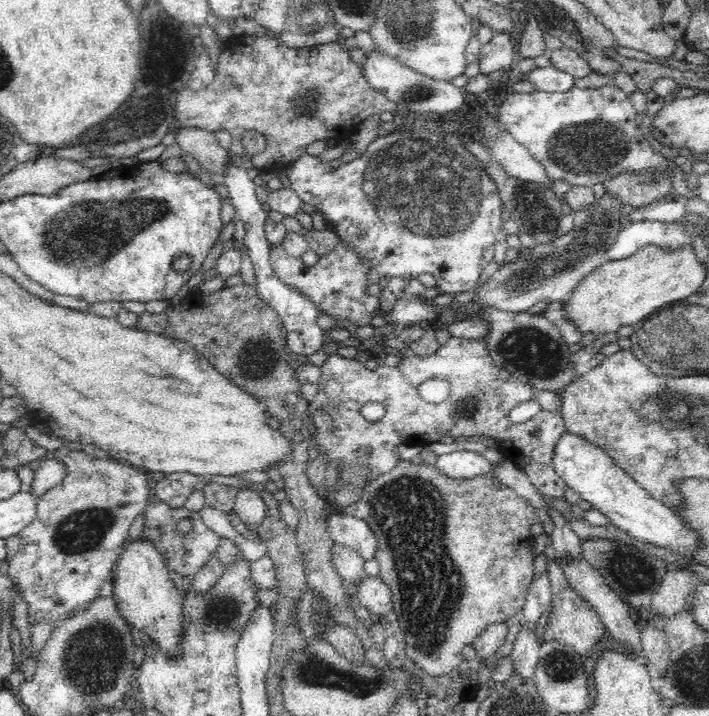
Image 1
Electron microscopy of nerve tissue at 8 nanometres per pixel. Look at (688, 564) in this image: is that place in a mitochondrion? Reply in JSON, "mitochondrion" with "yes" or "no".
{"mitochondrion":"no"}

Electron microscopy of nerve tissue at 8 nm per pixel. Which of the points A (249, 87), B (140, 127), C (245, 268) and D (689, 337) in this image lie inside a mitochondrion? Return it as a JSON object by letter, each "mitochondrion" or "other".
{"A":"other","B":"mitochondrion","C":"other","D":"mitochondrion"}

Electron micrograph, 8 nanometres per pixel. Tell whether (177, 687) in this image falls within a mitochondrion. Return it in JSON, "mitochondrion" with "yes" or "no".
{"mitochondrion":"no"}

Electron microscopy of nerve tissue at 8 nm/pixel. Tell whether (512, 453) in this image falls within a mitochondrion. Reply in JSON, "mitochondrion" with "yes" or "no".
{"mitochondrion":"no"}

